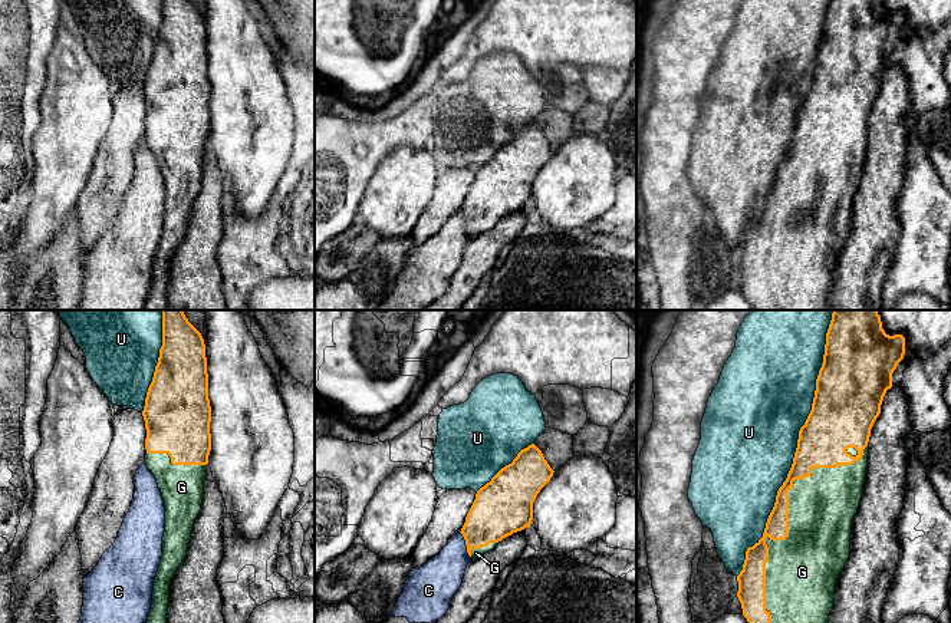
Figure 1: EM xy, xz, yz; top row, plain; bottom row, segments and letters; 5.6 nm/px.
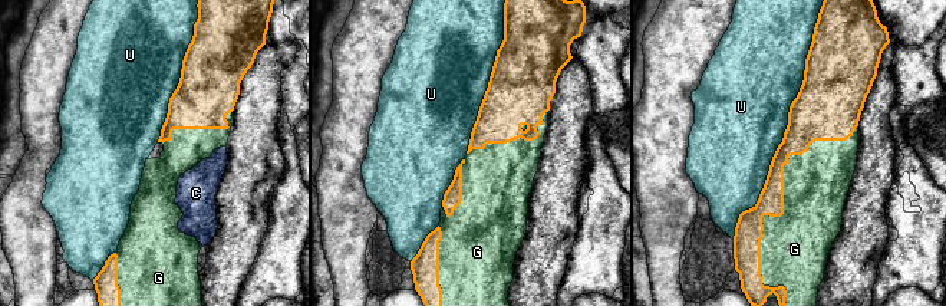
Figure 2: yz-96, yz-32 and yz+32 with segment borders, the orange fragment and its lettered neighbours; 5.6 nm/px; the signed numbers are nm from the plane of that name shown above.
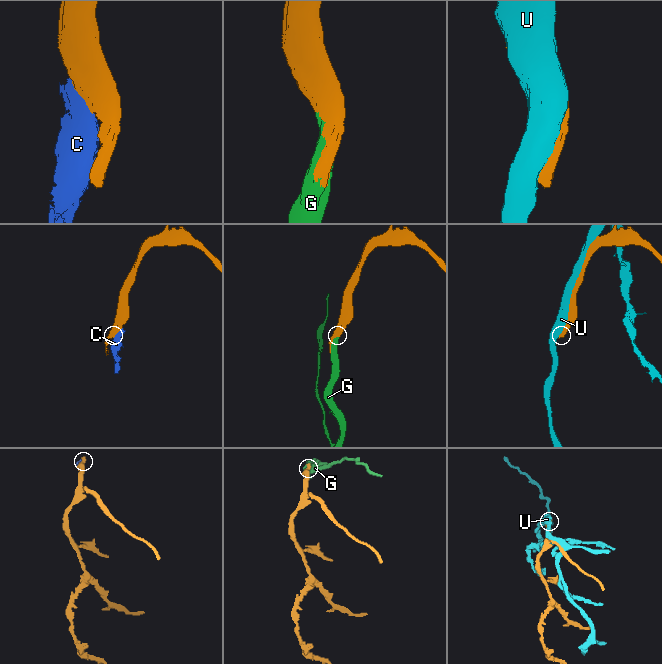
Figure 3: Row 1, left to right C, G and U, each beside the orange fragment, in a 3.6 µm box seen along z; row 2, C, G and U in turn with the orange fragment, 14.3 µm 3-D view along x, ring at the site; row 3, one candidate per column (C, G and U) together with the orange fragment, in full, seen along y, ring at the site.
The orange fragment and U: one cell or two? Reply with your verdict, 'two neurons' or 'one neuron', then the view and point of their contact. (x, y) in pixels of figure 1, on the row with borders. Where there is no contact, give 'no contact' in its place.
two neurons; meets orange in yz at (798, 444)

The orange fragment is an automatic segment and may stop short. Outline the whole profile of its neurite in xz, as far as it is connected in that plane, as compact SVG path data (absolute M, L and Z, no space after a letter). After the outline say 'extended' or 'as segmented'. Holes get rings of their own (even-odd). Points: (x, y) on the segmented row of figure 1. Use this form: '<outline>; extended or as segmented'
M532 444L477 491L460 531L471 558L491 551L503 538L532 524L533 502L553 472L542 451Z; extended

